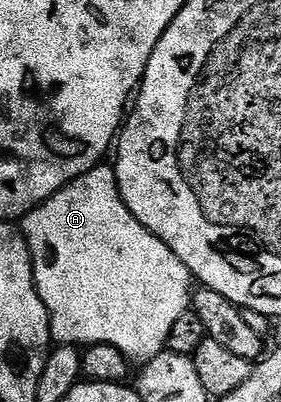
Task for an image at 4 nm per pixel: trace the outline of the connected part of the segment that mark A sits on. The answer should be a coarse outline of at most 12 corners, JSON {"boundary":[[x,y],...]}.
{"boundary":[[102,164],[19,229],[54,343],[141,364],[189,269]]}

